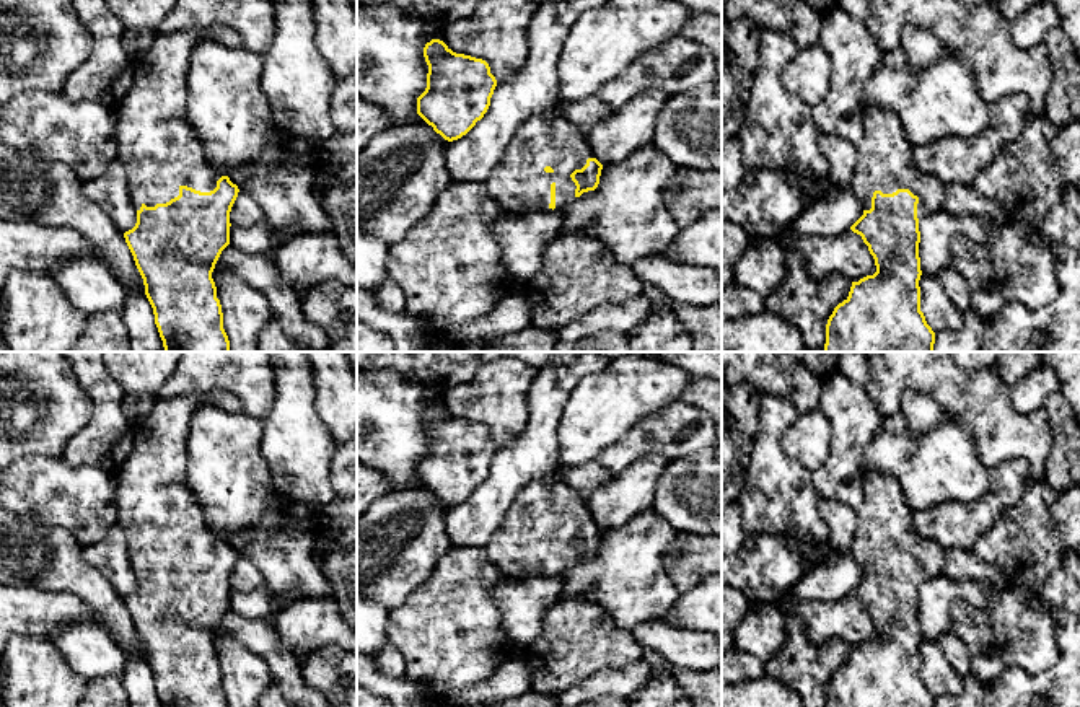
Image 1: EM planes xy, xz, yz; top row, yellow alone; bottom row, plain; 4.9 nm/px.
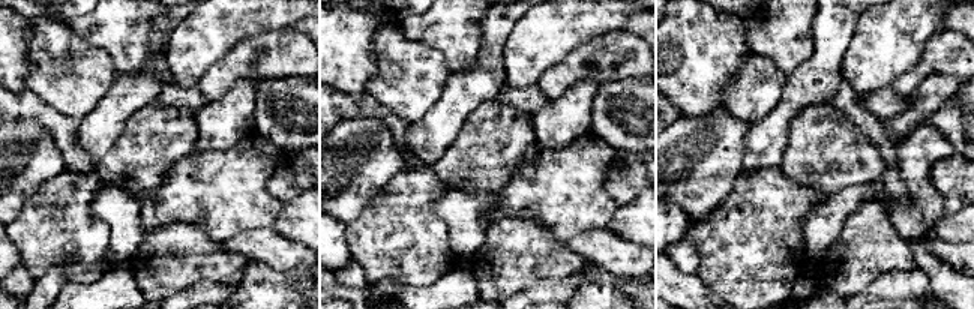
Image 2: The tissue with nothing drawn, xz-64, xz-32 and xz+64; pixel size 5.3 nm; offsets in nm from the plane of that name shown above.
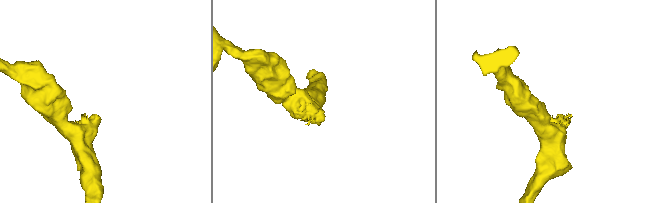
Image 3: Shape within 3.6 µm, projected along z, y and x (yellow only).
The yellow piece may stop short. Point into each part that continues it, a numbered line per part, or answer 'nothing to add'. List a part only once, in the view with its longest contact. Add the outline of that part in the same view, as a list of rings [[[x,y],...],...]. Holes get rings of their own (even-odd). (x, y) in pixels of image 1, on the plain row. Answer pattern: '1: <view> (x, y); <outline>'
1: xy (157, 510); [[[213,391],[207,394],[182,394],[171,399],[158,397],[148,414],[132,420],[134,445],[122,466],[114,472],[116,498],[117,498],[117,525],[125,533],[130,554],[130,565],[135,575],[145,569],[155,572],[166,569],[179,560],[179,552],[187,551],[200,557],[210,557],[217,552],[217,546],[223,541],[209,526],[202,507],[187,482],[187,437],[189,424],[194,414],[205,406],[218,406],[241,412],[241,402],[226,391]]]

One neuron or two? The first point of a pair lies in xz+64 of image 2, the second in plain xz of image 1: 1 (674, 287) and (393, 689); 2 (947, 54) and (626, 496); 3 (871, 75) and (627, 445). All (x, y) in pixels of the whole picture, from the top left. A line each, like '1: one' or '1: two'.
1: one
2: two
3: two

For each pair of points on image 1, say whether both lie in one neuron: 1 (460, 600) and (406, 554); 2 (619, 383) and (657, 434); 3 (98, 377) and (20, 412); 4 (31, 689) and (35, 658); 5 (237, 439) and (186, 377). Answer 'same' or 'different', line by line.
1: different
2: different
3: different
4: same
5: different

